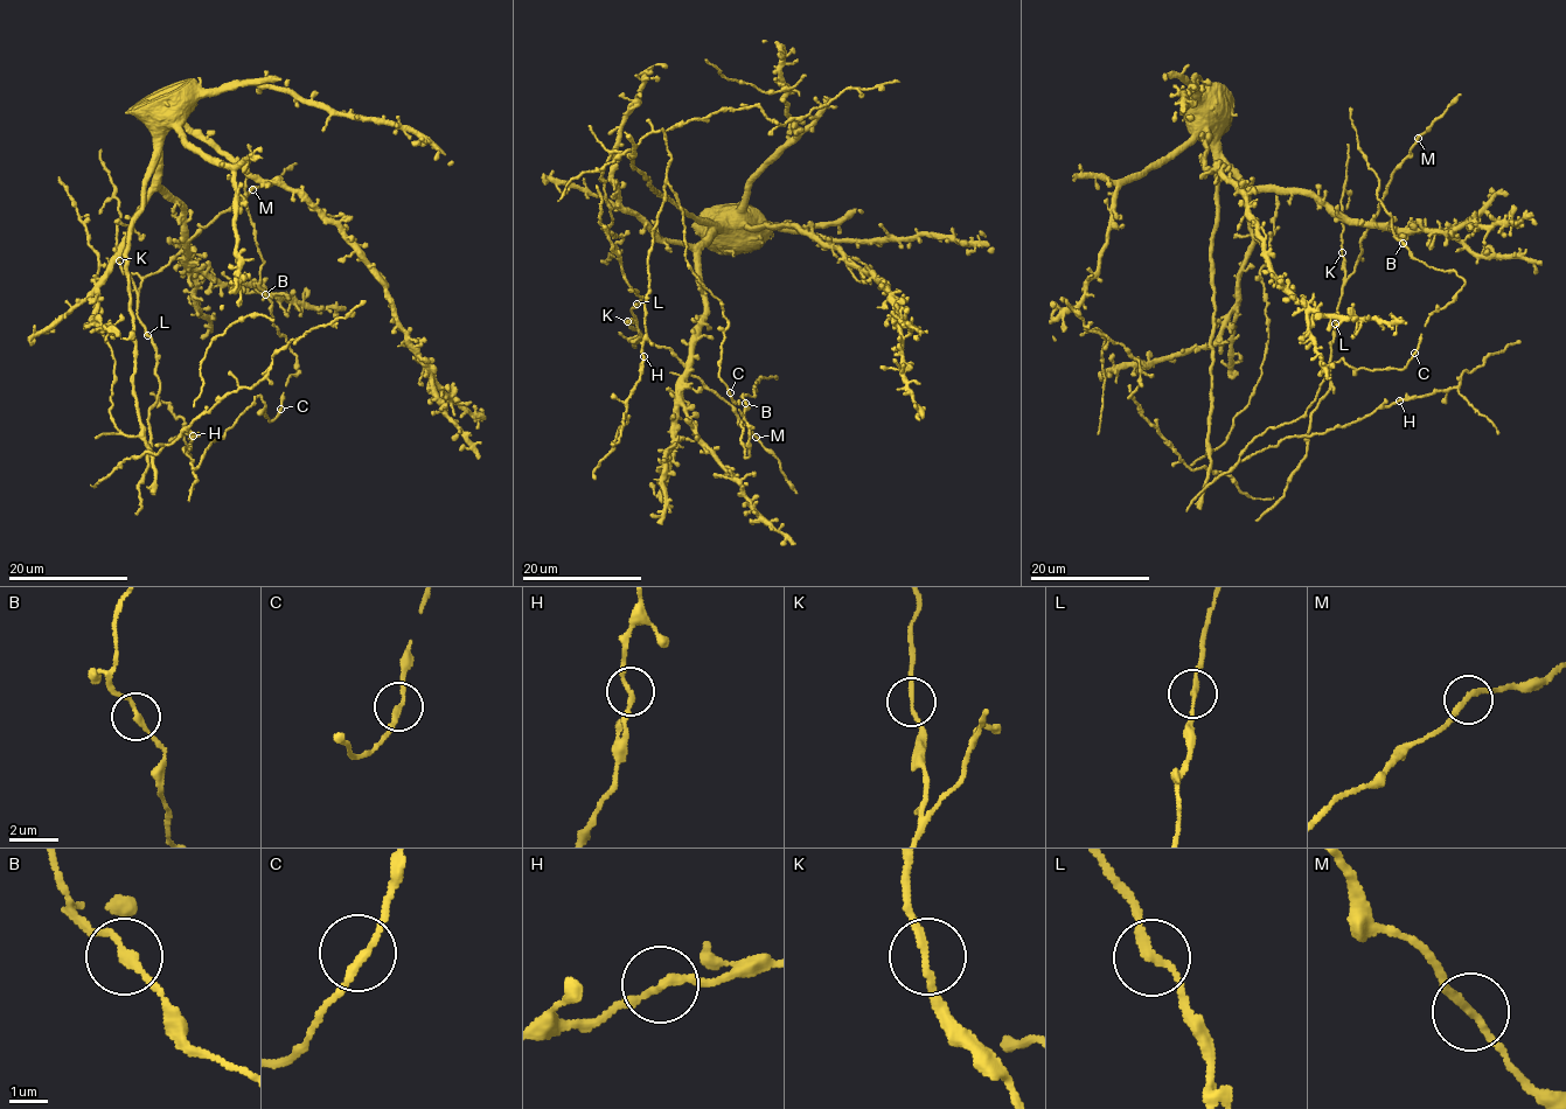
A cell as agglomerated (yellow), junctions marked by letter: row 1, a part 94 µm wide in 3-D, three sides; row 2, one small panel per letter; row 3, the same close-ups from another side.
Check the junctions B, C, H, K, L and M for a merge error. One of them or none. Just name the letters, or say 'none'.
none

